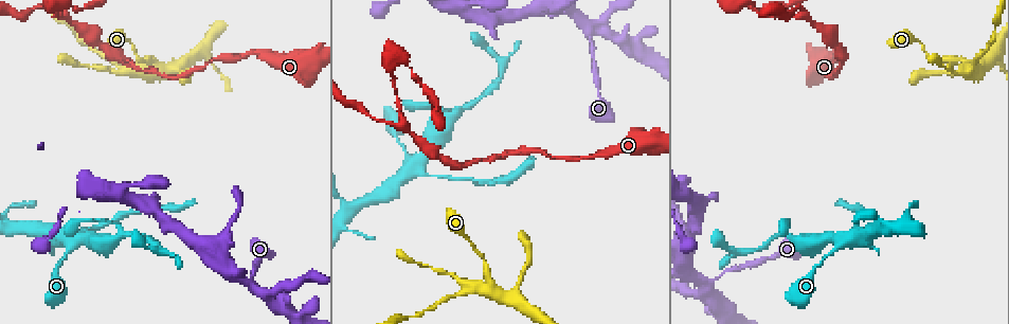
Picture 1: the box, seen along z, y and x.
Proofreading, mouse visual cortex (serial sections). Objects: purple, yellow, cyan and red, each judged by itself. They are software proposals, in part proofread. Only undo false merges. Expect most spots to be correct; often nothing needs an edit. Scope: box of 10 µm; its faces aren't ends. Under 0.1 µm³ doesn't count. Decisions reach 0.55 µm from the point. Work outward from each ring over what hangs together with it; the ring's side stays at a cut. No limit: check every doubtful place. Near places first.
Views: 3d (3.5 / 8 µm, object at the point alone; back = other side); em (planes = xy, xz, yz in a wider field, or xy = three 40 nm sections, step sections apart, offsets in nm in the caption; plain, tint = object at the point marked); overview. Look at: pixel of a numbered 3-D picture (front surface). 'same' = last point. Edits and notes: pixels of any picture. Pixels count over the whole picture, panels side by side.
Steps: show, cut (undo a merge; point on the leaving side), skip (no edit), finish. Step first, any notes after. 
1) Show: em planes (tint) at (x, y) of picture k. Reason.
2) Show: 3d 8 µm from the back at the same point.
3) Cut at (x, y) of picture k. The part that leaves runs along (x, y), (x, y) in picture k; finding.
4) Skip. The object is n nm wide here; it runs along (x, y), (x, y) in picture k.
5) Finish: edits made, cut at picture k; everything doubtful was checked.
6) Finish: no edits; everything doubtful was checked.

Show: 3d 8 µm at (804, 15) of picture 1. Three arms meet.

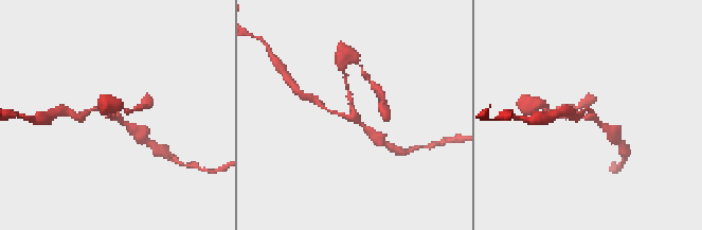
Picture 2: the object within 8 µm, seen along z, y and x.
Show: em xy step 5 (tint) at the same point. 3 arms meet here; the arms are 150, 200, 300 nm wide.

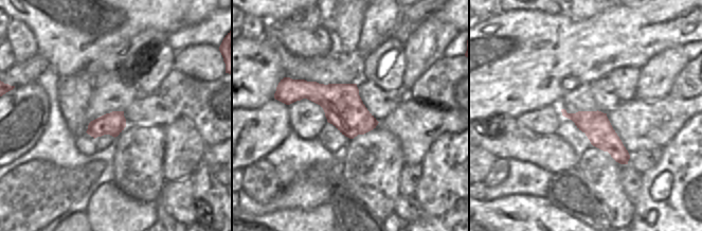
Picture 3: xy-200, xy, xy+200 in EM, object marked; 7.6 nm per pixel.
Skip. It runs along (375, 136), (357, 121), (348, 88) in picture 2; one cell here.

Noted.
Show: 3d 8 µm from the back at (124, 72) of picture 1. Thick turns thin.

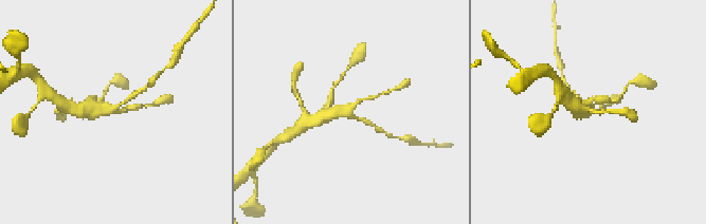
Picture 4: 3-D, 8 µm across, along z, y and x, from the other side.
Show: 3d 3.5 µm at the same point.

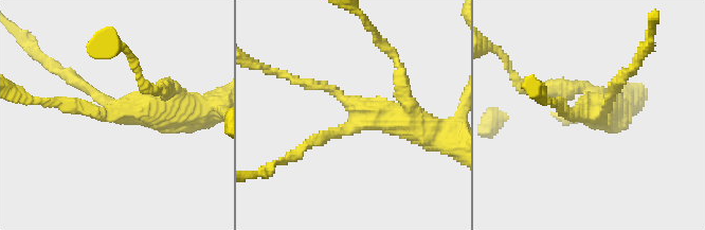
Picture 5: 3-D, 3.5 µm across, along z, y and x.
Skip. It runs along (407, 112), (364, 118), (293, 156) in picture 5; continuous, no second cell.

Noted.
Show: 3d 3.5 µm from the back at (840, 242) of picture 1. Small branch off a trunk.

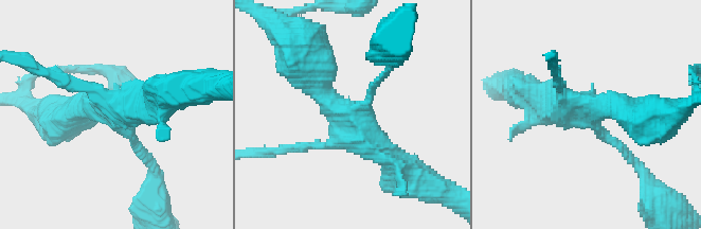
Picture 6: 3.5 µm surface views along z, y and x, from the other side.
Skip. It runs along (150, 160), (105, 105), (75, 115) in picture 6; continuous, no second cell.

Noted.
Show: 3d 3.5 µm at (711, 282) of picture 1.

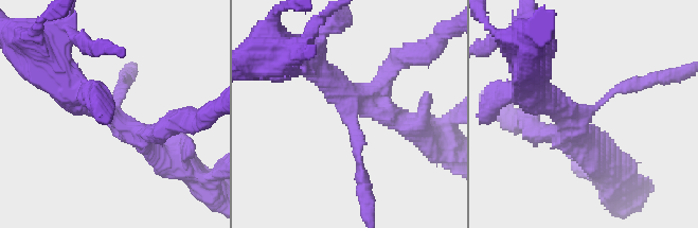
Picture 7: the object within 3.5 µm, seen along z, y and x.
Show: em xy step 1 (tint) at (347, 112) of picture 7. 4 arms meet here; the arms are 150, 250, 350, 350 nm wide; now the EM.

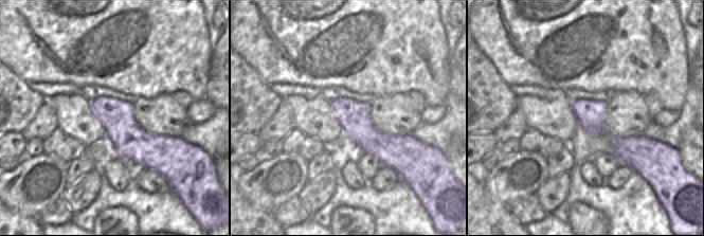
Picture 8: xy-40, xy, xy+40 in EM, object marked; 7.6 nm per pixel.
Show: em xy step 2 (tint) at the same point.

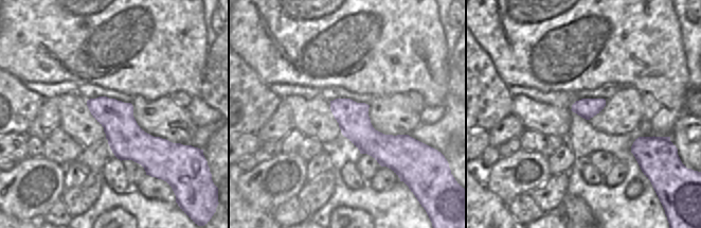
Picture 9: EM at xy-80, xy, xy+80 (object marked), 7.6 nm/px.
Skip. It runs along (362, 171), (346, 103), (307, 59) in picture 7; continuous, no second cell.

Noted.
Finish: no edits; everything doubtful was checked.

